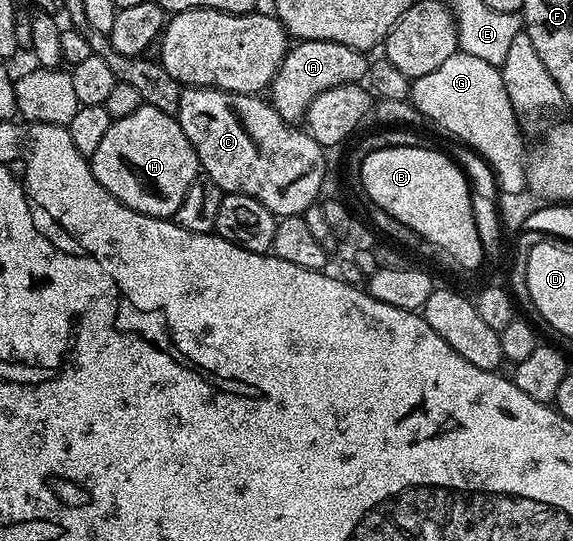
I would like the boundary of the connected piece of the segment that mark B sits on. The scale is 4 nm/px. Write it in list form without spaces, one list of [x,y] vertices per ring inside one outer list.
[[[428,145],[417,147],[389,147],[371,151],[360,162],[359,184],[365,189],[372,205],[399,220],[399,224],[407,224],[426,243],[438,246],[445,254],[450,254],[465,270],[473,270],[486,261],[483,248],[476,232],[475,217],[472,212],[470,182],[464,171],[448,153],[440,154],[437,150],[428,150]]]

